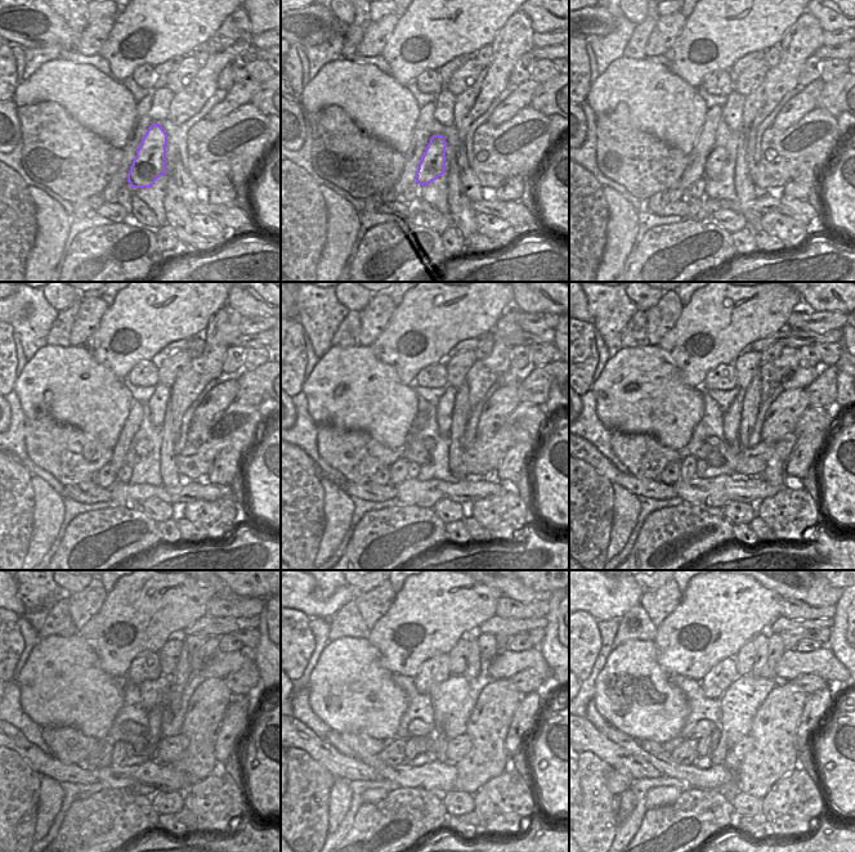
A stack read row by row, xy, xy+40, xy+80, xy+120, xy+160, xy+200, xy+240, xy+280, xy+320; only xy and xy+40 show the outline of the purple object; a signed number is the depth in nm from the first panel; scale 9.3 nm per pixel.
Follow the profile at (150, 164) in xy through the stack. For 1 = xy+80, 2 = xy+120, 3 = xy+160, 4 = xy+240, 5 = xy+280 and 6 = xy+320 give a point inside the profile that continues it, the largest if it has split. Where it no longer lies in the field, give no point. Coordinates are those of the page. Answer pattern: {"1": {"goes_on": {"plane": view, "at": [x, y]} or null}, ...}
{"1": {"goes_on": {"plane": "xy+80", "at": [714, 165]}}, "2": {"goes_on": {"plane": "xy+120", "at": [142, 445]}}, "3": {"goes_on": {"plane": "xy+160", "at": [429, 444]}}, "4": {"goes_on": {"plane": "xy+240", "at": [129, 726]}}, "5": {"goes_on": {"plane": "xy+280", "at": [416, 729]}}, "6": {"goes_on": {"plane": "xy+320", "at": [703, 729]}}}

